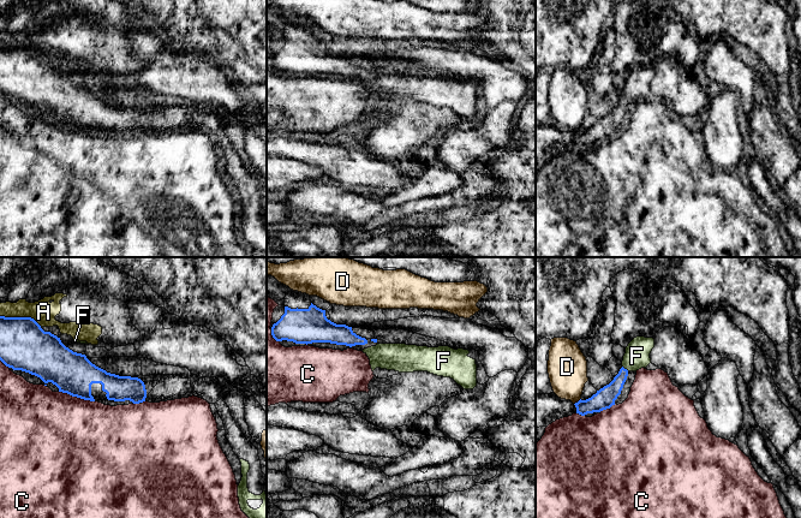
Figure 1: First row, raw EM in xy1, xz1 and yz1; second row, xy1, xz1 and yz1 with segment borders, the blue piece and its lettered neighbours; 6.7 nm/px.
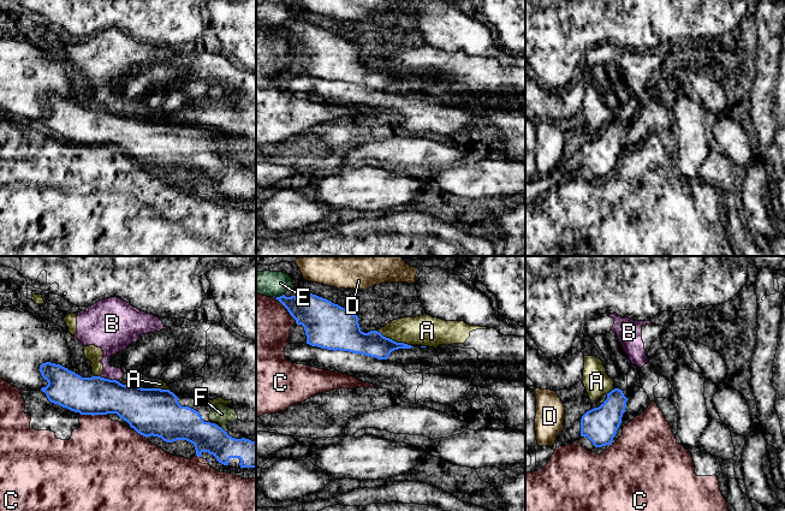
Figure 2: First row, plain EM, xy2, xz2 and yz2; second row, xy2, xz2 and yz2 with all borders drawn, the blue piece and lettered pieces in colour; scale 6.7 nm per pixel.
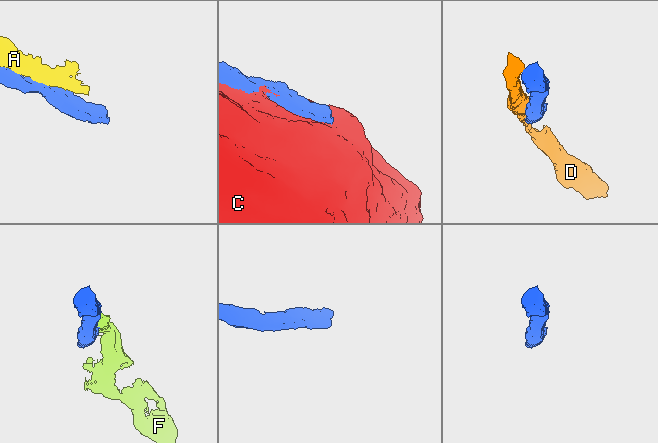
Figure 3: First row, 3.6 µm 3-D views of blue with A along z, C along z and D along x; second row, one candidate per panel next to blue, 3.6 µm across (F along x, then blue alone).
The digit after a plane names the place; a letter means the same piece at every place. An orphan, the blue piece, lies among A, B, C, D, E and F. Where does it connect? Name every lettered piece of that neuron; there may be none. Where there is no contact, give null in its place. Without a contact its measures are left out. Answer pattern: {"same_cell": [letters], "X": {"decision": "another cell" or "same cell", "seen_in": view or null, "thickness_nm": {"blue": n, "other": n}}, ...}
{"same_cell": ["E", "F"], "A": {"decision": "another cell", "seen_in": "xy1", "thickness_nm": {"blue": 320, "other": 160}}, "B": {"decision": "another cell", "seen_in": "xy2", "thickness_nm": {"blue": 260, "other": 160}}, "C": {"decision": "another cell", "seen_in": "xy1", "thickness_nm": {"blue": 280, "other": 500}}, "D": {"decision": "another cell", "seen_in": "yz1", "thickness_nm": {"blue": 140, "other": 280}}, "E": {"decision": "same cell", "seen_in": "xz2", "thickness_nm": {"blue": 220, "other": 180}}, "F": {"decision": "same cell", "seen_in": "yz1", "thickness_nm": {"blue": 140, "other": 170}}}

